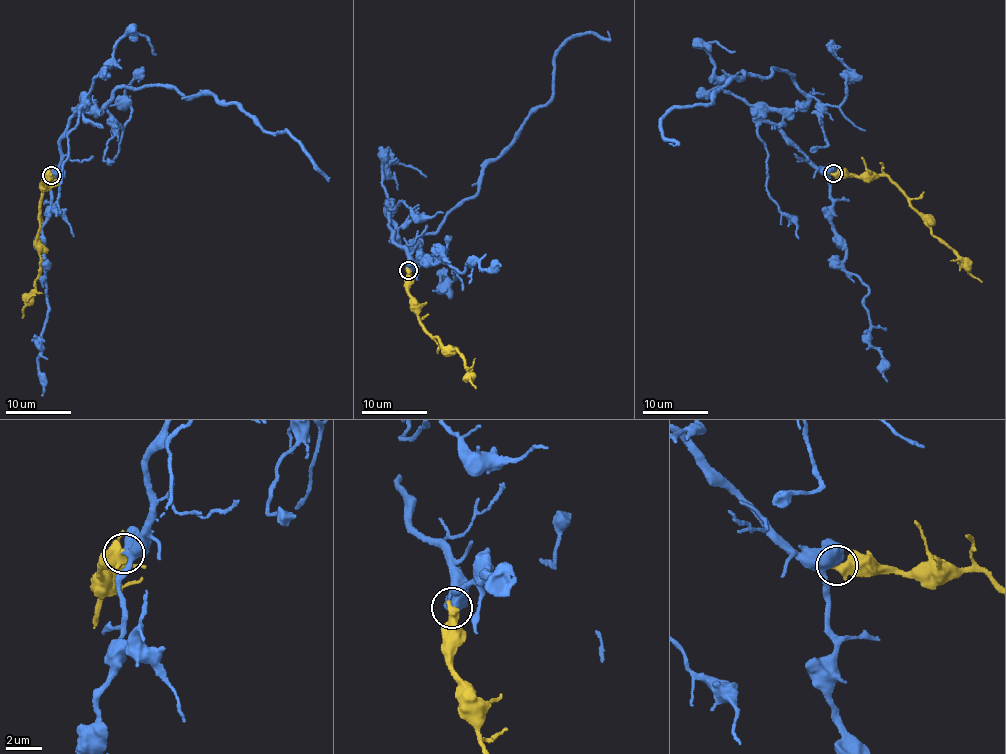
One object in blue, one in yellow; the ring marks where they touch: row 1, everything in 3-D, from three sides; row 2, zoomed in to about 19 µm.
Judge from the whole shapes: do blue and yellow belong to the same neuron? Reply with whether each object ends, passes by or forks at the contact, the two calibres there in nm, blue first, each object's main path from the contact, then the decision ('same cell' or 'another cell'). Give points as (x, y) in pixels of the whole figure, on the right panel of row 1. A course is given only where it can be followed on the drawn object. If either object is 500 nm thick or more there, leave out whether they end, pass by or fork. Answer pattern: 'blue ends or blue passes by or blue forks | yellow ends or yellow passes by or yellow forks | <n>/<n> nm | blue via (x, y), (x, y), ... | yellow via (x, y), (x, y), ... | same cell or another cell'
650/550 nm | blue via (833, 174), (758, 117), (808, 104), (775, 66), (734, 77), (711, 103), (676, 105), (660, 127), (669, 143) | yellow via (833, 174), (886, 176), (931, 233), (949, 245), (970, 274), (982, 282) | same cell

